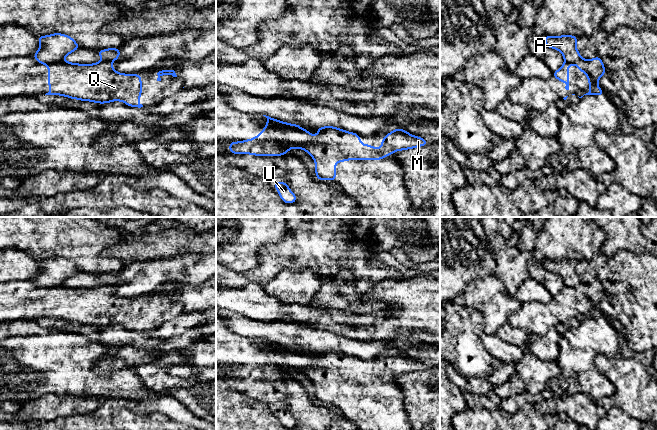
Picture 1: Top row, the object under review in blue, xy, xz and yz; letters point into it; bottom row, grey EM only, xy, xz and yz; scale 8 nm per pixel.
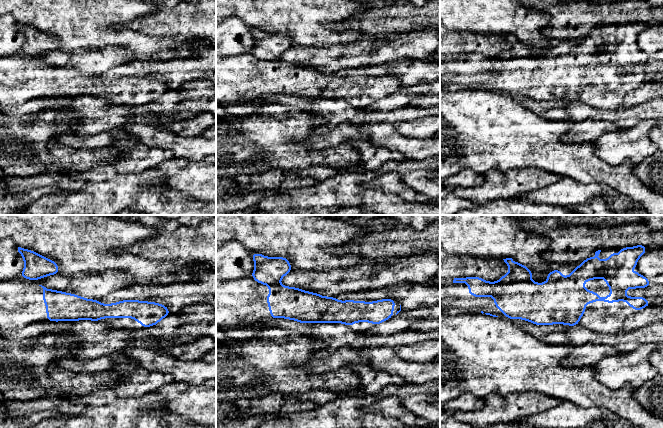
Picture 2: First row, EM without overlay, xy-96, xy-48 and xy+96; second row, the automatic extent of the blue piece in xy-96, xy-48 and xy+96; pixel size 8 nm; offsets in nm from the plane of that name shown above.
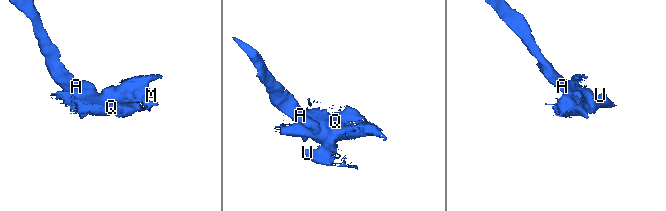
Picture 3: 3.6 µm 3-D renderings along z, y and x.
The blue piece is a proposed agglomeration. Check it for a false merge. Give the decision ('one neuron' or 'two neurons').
two neurons

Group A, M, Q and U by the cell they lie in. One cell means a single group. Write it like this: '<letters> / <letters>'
A / M Q U

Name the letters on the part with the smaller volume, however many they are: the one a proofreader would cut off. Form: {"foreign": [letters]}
{"foreign": ["M", "Q", "U"]}

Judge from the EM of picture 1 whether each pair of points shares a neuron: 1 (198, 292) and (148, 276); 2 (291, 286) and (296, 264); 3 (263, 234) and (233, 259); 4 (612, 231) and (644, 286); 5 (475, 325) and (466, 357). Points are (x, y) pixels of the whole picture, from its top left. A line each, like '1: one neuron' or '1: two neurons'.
1: two neurons
2: two neurons
3: one neuron
4: two neurons
5: one neuron

